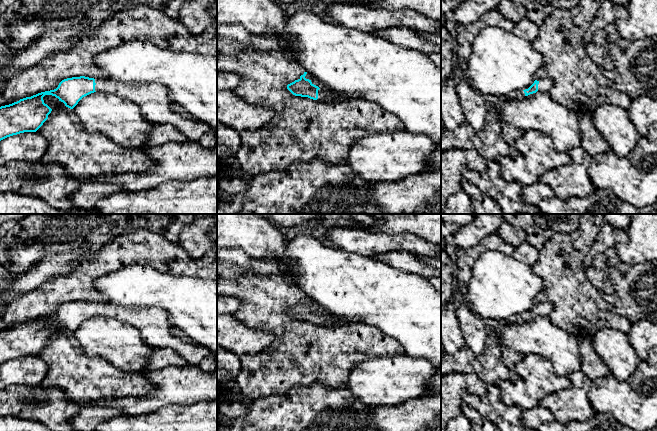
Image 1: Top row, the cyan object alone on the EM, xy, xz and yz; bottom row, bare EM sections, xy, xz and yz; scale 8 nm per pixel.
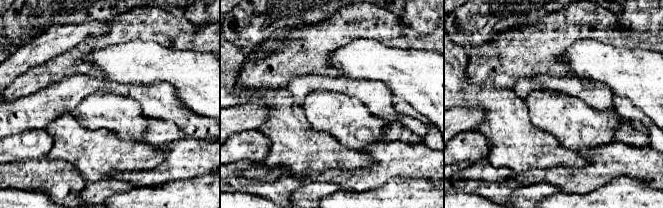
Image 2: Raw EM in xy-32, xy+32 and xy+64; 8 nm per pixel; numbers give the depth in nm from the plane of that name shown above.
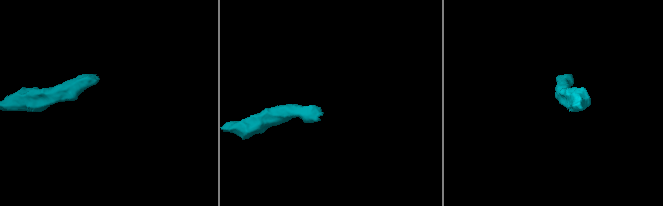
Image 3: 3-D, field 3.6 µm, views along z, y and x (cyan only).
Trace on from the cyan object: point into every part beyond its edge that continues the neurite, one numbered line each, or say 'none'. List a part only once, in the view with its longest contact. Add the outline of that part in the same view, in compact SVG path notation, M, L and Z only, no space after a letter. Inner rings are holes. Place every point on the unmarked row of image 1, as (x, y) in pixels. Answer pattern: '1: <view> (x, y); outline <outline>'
1: xy (153, 323); outline M95 303L95 315L119 320L135 327L142 340L151 347L171 348L189 364L198 366L205 358L215 360L210 349L201 344L192 344L172 334L172 325L164 309L125 308L109 303Z

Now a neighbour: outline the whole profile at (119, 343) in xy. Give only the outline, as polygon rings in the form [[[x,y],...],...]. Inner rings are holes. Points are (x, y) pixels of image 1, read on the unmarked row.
[[[96,315],[83,321],[73,332],[73,335],[85,355],[103,357],[122,371],[143,371],[150,361],[153,347],[142,340],[140,332],[135,327],[119,320]]]

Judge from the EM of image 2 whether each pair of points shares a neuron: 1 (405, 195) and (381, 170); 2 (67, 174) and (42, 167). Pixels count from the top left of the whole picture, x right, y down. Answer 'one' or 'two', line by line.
1: two
2: one

